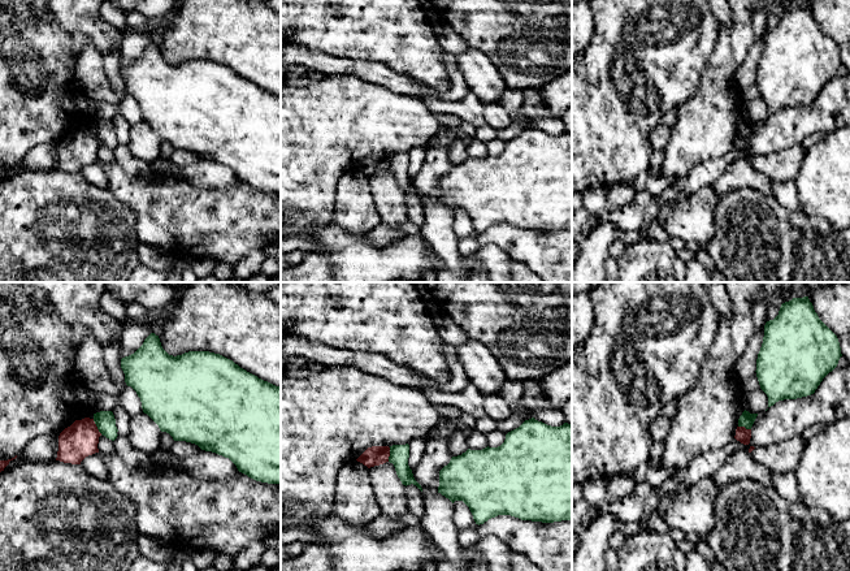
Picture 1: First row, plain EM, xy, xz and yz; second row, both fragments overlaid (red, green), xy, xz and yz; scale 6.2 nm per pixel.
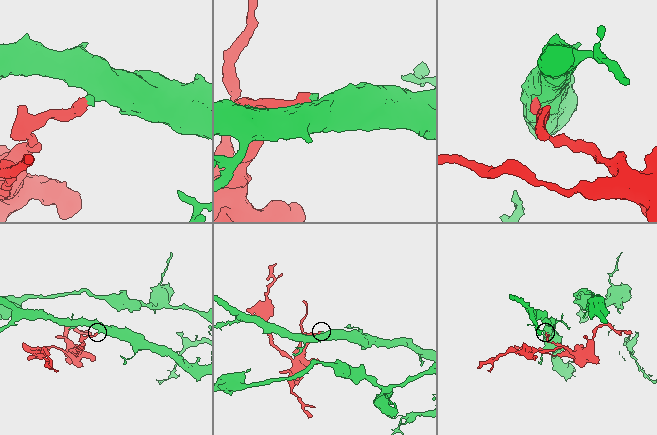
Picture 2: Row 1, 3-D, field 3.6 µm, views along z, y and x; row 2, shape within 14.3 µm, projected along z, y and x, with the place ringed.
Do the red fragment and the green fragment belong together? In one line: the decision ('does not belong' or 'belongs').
does not belong

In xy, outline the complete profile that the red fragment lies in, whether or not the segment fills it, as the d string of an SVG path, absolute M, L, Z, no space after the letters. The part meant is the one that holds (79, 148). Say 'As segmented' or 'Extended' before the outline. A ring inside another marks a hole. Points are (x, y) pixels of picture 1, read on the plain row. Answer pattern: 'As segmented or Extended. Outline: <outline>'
As segmented. Outline: M84 126L75 129L58 144L58 160L56 169L71 173L81 170L95 161L99 161L97 152L101 142L94 127Z

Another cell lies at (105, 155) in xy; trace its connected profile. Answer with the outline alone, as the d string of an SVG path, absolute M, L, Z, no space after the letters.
M105 144L99 146L97 157L100 163L112 164L116 161L114 150L107 147Z

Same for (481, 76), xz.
M469 47L456 56L456 64L470 91L483 104L496 103L506 91L502 74L482 51Z

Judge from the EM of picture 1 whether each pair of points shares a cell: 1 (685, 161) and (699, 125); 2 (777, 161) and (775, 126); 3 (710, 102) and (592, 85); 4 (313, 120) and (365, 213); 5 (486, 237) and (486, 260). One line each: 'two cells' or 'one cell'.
1: one cell
2: two cells
3: two cells
4: two cells
5: two cells

